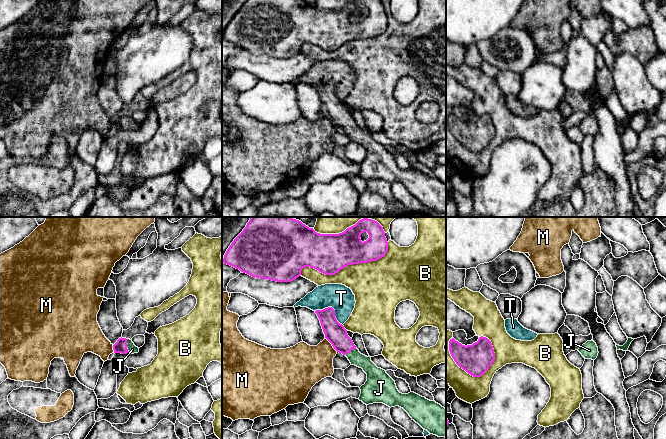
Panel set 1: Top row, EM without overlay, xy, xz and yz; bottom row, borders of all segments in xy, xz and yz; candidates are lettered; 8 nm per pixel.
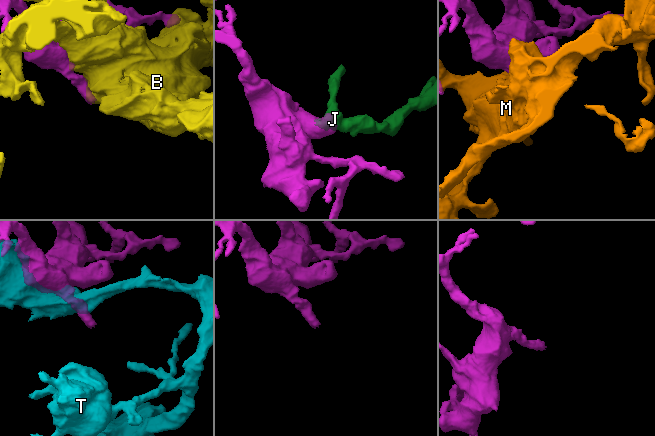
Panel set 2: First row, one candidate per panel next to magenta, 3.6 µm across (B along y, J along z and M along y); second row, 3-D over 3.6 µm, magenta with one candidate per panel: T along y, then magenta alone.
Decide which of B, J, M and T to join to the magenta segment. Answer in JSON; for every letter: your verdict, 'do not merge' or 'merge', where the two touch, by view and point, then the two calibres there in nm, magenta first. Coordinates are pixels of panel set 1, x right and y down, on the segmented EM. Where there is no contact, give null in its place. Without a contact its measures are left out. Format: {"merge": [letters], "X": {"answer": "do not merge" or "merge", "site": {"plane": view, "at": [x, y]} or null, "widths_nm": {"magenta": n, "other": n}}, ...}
{"merge": ["J"], "B": {"answer": "do not merge", "site": {"plane": "xz", "at": [346, 266]}, "widths_nm": {"magenta": 320, "other": 340}}, "J": {"answer": "merge", "site": {"plane": "xy", "at": [126, 346]}, "widths_nm": {"magenta": 100, "other": 70}}, "M": {"answer": "do not merge", "site": {"plane": "xz", "at": [331, 343]}, "widths_nm": {"magenta": 170, "other": 300}}, "T": {"answer": "do not merge", "site": {"plane": "xz", "at": [332, 308]}, "widths_nm": {"magenta": 170, "other": 200}}}

